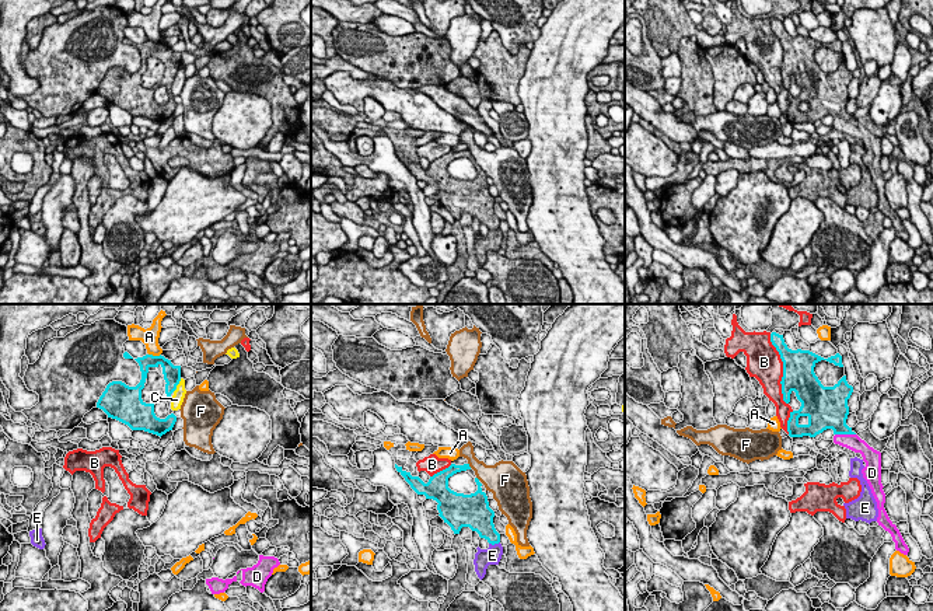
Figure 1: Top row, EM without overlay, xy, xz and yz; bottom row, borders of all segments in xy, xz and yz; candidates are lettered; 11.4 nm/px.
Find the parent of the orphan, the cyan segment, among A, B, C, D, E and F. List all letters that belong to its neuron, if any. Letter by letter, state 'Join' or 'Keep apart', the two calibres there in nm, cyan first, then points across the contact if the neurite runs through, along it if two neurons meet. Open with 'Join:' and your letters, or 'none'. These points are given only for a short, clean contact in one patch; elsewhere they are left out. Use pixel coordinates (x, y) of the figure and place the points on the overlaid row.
Join: D
A: Keep apart. Thickness 170 nm (cyan) against 200 nm
B: Keep apart. Thickness 360 nm (cyan) against 400 nm
C: Keep apart. Thickness 190 nm (cyan) against 140 nm
D: Join. Thickness 300 nm (cyan) against 190 nm
E: Keep apart. Thickness 220 nm (cyan) against 200 nm. Boundary: xz (499, 541), (489, 544)
F: Keep apart. Thickness 120 nm (cyan) against 220 nm. Boundary: xz (468, 463), (471, 467)

